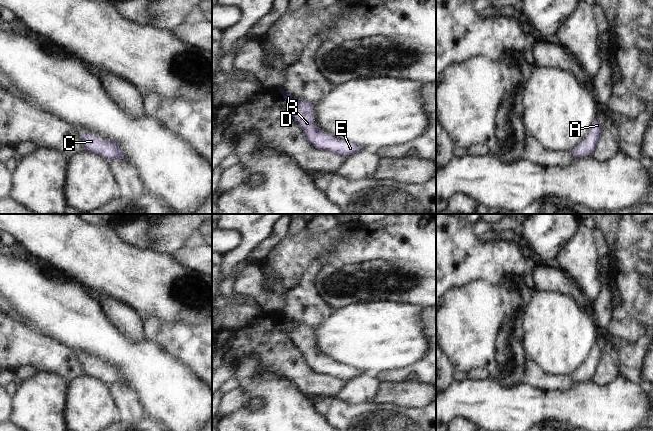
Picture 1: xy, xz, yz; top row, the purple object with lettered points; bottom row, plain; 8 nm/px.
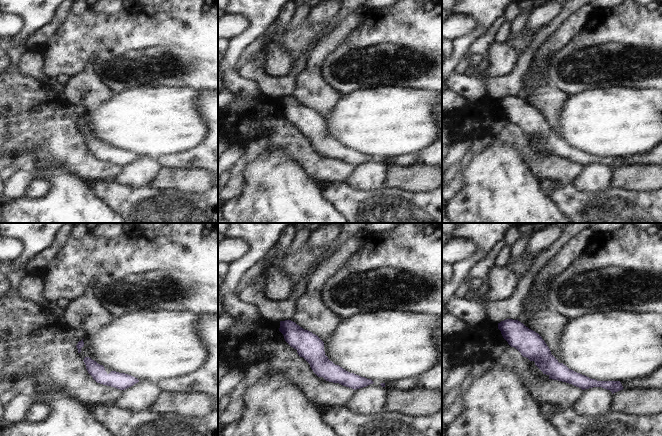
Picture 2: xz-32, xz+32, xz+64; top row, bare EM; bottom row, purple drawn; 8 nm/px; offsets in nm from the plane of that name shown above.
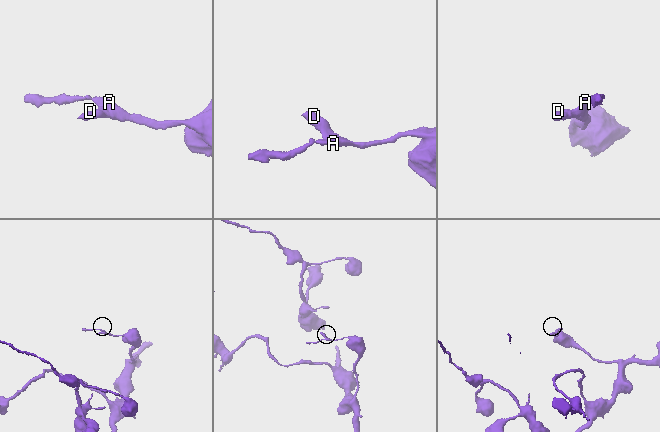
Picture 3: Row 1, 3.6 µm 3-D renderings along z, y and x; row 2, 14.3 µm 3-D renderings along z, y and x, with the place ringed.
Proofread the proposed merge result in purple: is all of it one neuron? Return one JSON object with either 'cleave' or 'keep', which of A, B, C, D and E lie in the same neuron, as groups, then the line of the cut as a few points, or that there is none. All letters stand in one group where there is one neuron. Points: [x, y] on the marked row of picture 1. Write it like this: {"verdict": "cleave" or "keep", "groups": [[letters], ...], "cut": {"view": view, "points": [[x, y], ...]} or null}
{"verdict": "keep", "groups": [["A", "B", "C", "D", "E"]], "cut": null}

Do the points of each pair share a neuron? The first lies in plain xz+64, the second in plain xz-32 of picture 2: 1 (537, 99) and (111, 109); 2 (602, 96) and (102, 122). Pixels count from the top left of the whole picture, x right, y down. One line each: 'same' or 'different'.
1: different
2: same

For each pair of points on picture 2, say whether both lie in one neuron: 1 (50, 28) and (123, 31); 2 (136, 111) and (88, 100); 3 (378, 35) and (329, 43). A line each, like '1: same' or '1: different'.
1: different
2: different
3: different

